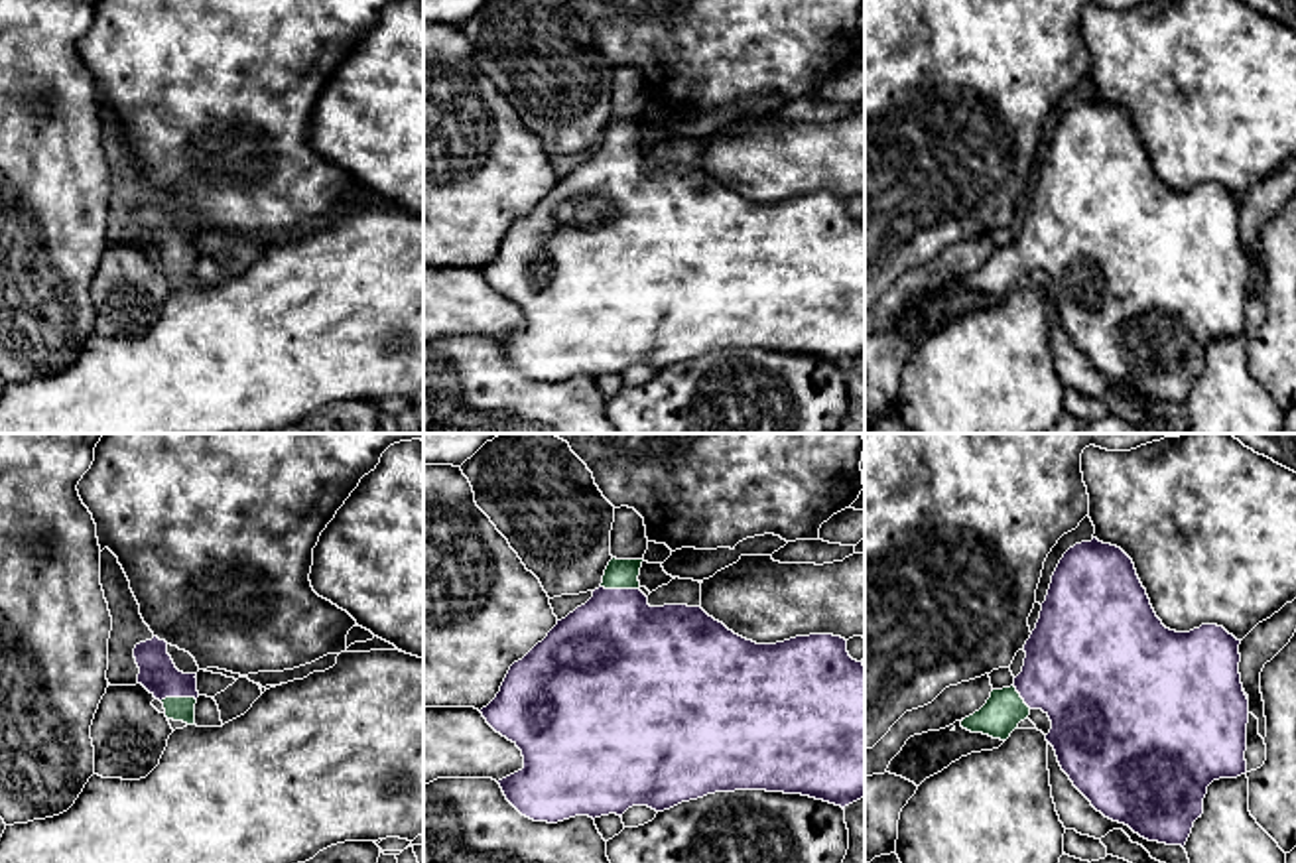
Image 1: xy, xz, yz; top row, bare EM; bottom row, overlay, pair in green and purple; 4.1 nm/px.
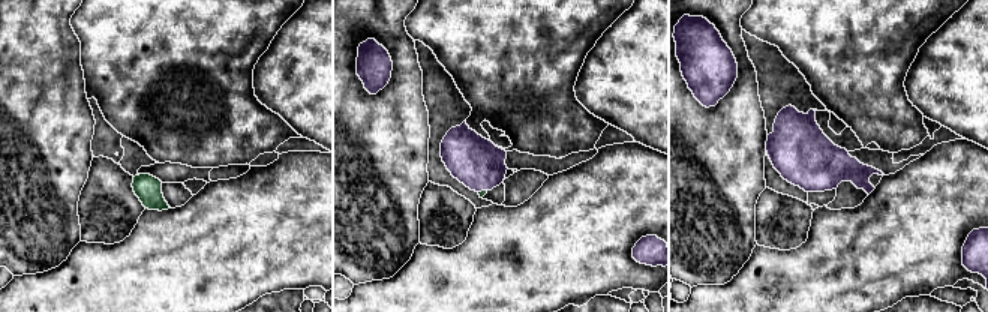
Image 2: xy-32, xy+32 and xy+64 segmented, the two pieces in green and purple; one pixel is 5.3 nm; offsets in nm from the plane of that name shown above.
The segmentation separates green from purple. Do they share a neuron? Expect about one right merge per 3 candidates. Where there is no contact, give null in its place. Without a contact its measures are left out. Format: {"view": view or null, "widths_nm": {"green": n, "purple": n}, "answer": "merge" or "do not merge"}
{"view": "xz", "widths_nm": {"green": 130, "purple": 440}, "answer": "merge"}

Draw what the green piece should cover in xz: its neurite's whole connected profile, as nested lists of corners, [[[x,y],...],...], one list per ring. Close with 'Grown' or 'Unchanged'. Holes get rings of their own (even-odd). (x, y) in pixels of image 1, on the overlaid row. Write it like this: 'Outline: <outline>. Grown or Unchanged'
Outline: [[[613,558],[593,597],[557,621],[542,642],[522,660],[514,662],[496,697],[481,709],[486,723],[512,741],[524,757],[522,770],[498,780],[506,800],[534,822],[557,824],[575,816],[589,816],[593,820],[609,814],[622,816],[632,806],[664,812],[707,794],[735,790],[802,794],[841,808],[865,798],[865,664],[849,656],[847,640],[833,634],[810,634],[776,644],[756,644],[729,631],[701,607],[650,607],[638,581],[642,562]]]. Grown

